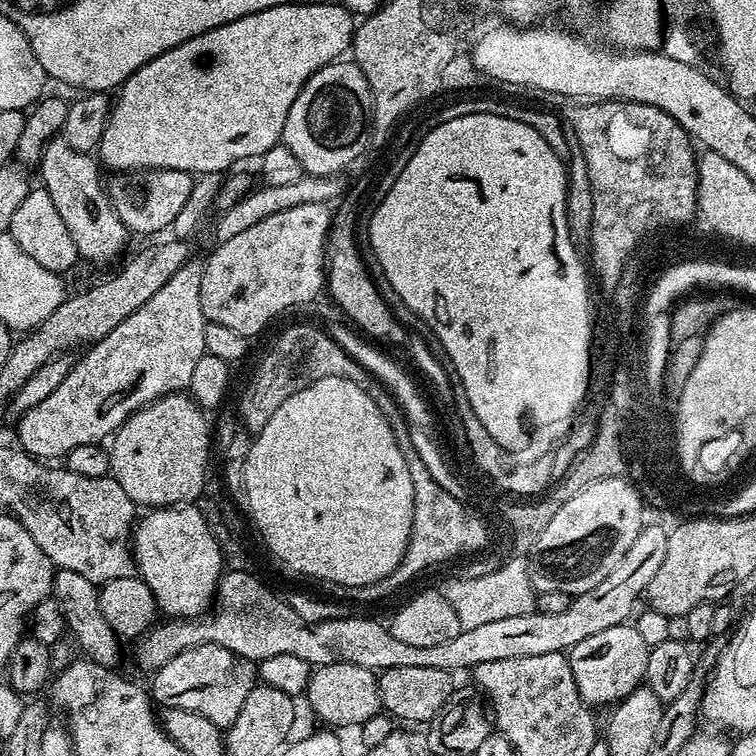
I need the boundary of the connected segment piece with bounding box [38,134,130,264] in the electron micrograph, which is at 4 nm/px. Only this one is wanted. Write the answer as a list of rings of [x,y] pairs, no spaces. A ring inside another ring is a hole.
[[[61,134],[55,136],[44,148],[38,171],[42,178],[41,185],[50,194],[56,210],[72,235],[79,257],[100,264],[116,259],[130,239],[130,233],[113,209],[104,180],[100,178],[101,169],[97,159],[91,153],[74,150]]]

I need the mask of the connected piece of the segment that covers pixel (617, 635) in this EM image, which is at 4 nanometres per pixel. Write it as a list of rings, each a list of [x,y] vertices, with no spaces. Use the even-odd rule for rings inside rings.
[[[632,622],[610,626],[610,630],[602,630],[591,638],[582,638],[582,642],[578,642],[578,646],[574,646],[567,653],[567,657],[570,670],[574,674],[574,682],[578,686],[578,694],[585,704],[615,706],[636,688],[641,687],[646,674],[648,649]]]

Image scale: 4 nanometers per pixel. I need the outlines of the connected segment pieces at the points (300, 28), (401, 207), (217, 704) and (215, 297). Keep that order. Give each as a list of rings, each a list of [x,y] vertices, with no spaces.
[[[286,2],[282,6],[270,6],[270,10],[258,10],[249,16],[238,18],[234,22],[226,22],[217,28],[211,28],[206,34],[190,38],[174,50],[166,50],[166,54],[158,54],[150,62],[146,62],[115,93],[110,104],[106,130],[100,139],[98,149],[98,160],[105,169],[113,168],[111,171],[116,174],[132,174],[137,170],[147,170],[149,168],[169,168],[170,170],[182,170],[199,174],[199,172],[224,172],[235,169],[239,160],[259,158],[266,154],[275,144],[281,143],[284,127],[286,126],[286,114],[290,114],[290,106],[294,106],[294,98],[302,90],[302,86],[319,68],[325,68],[333,60],[341,59],[351,49],[352,34],[356,31],[357,21],[354,13],[348,8],[343,8],[340,3],[332,4],[292,4]]]
[[[492,113],[465,114],[429,130],[423,143],[406,162],[402,174],[398,174],[390,192],[380,204],[375,205],[372,217],[368,216],[366,220],[370,245],[378,256],[379,265],[382,266],[387,281],[394,286],[395,293],[402,298],[413,317],[421,316],[422,319],[429,320],[429,330],[440,339],[441,346],[448,351],[448,360],[453,368],[451,371],[464,387],[463,399],[467,400],[470,406],[474,406],[474,414],[480,416],[486,434],[490,434],[490,438],[494,438],[498,446],[505,449],[514,439],[512,412],[516,416],[526,415],[529,421],[561,420],[568,412],[573,413],[574,403],[581,404],[582,394],[588,392],[585,385],[585,371],[588,369],[588,307],[584,305],[584,296],[590,290],[590,284],[584,277],[585,261],[572,256],[572,244],[568,244],[570,230],[566,218],[566,190],[570,172],[564,168],[565,161],[560,160],[558,155],[550,150],[549,143],[526,122]]]
[[[199,644],[157,668],[151,677],[150,695],[160,708],[177,708],[210,718],[221,730],[226,730],[238,718],[250,690],[258,683],[255,663],[217,644]]]
[[[302,204],[290,206],[290,210],[282,210],[278,214],[270,214],[270,218],[262,218],[255,226],[250,226],[250,230],[242,230],[242,234],[234,234],[230,242],[215,245],[213,254],[204,264],[204,277],[202,278],[202,310],[204,311],[205,321],[226,326],[230,330],[238,330],[238,334],[255,338],[275,316],[283,314],[287,308],[296,308],[299,304],[308,304],[315,298],[326,284],[326,245],[328,243],[328,227],[332,225],[332,212],[326,204]]]

